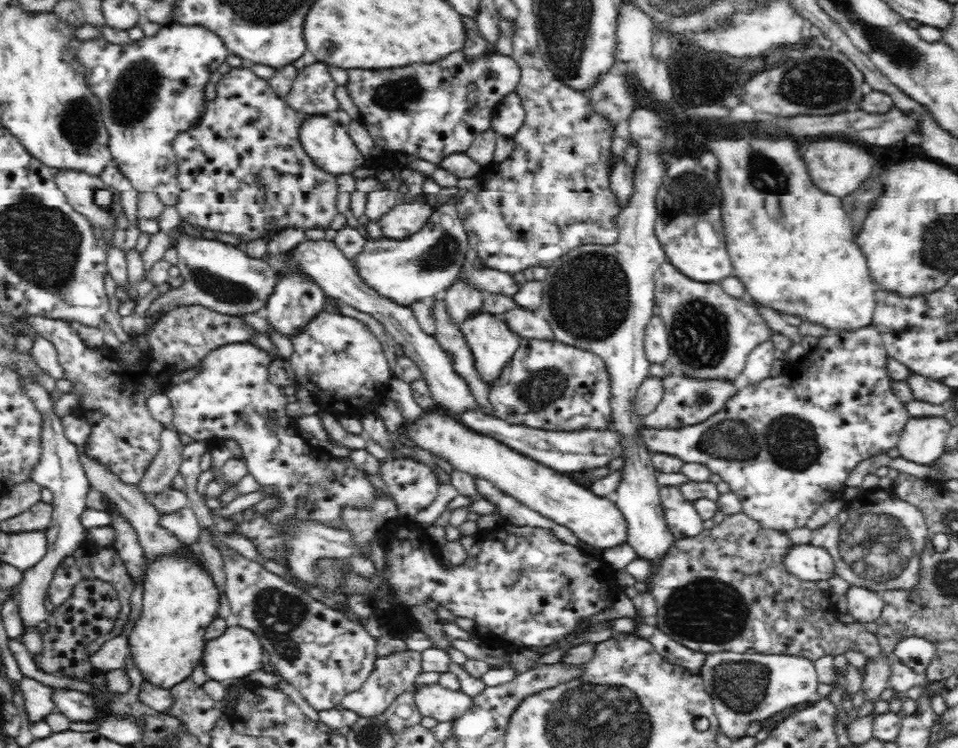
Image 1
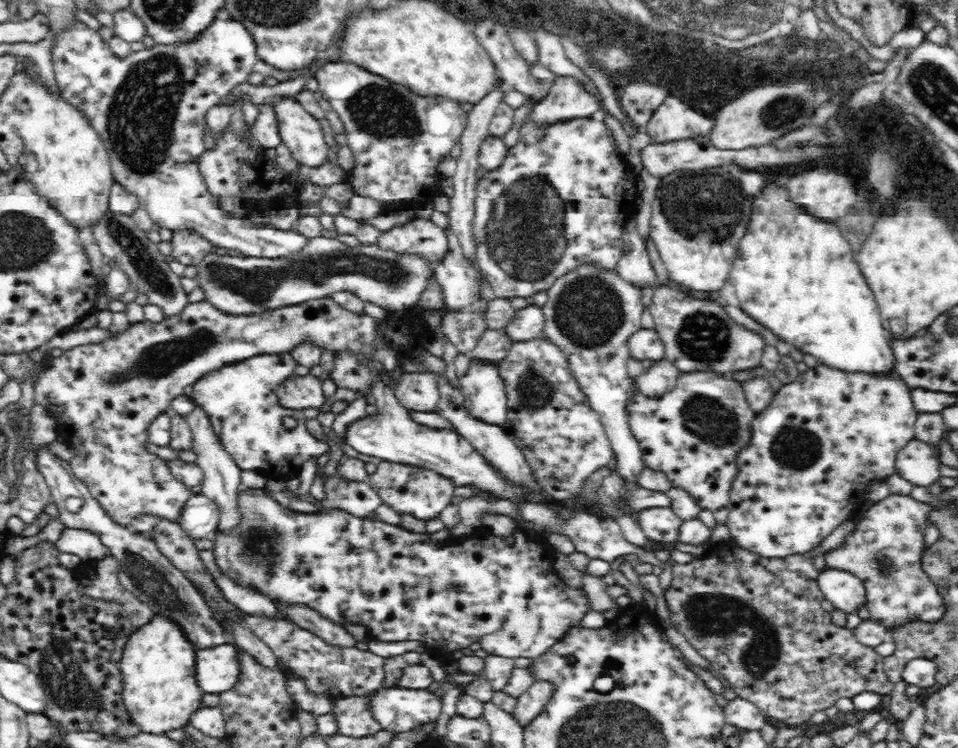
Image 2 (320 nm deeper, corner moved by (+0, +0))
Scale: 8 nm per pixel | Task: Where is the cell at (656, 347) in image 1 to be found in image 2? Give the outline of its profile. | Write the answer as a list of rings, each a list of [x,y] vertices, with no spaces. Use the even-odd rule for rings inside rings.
[[[641,328],[629,339],[630,356],[646,364],[664,359],[665,348],[656,329]]]

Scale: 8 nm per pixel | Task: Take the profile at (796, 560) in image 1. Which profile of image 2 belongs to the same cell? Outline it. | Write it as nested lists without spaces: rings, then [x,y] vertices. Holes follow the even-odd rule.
[[[827,567],[819,572],[816,581],[825,602],[832,608],[850,614],[865,606],[866,590],[853,573]]]

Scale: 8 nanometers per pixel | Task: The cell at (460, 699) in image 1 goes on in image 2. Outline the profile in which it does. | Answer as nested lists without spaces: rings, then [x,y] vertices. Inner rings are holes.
[[[390,687],[372,693],[372,715],[380,721],[382,729],[406,732],[440,716],[441,698],[427,689]]]

